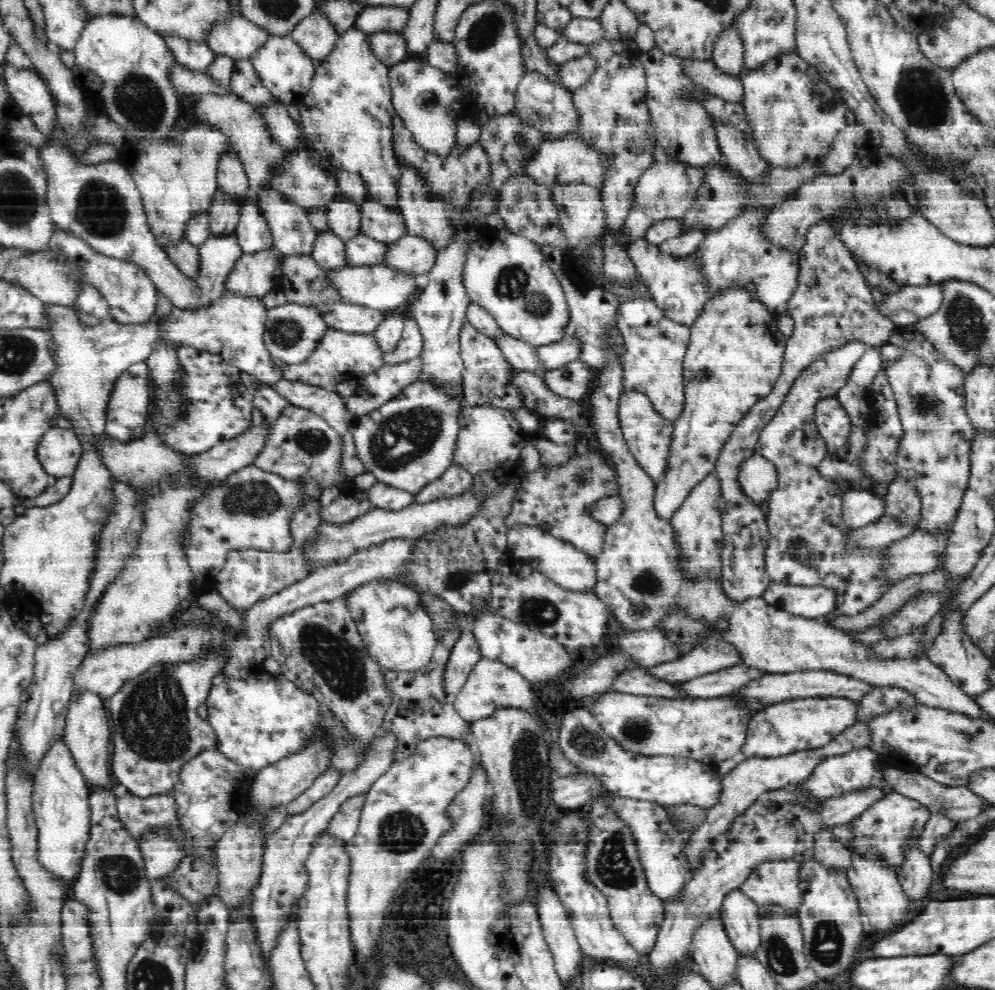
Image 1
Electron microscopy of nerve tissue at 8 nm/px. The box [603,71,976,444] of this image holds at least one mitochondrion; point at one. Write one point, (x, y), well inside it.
(925, 406)

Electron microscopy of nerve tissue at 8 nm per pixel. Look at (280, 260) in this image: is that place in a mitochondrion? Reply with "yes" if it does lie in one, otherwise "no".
no

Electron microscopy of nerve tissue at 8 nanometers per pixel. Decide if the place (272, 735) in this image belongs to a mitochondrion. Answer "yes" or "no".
no

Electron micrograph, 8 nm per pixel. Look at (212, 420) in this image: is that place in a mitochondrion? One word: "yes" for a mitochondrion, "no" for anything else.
no

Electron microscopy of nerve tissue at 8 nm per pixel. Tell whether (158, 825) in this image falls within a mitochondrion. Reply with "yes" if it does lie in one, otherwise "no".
no

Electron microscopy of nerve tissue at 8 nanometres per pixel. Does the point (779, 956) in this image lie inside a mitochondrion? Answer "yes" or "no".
yes

